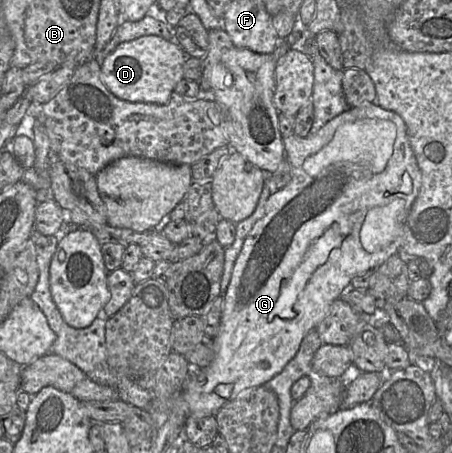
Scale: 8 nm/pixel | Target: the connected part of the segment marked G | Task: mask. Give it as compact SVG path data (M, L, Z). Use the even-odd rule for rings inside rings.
M376 103L363 104L359 107L349 108L341 113L315 134L310 134L304 138L292 134L282 139L284 158L291 166L291 180L284 188L270 195L265 204L262 217L255 222L253 228L246 236L242 249L236 258L231 279L223 297L219 332L213 338L213 360L206 367L190 367L189 365L187 378L177 393L166 400L159 400L155 397L152 400L148 412L153 421L155 433L165 424L170 416L215 416L224 405L233 401L245 390L263 386L271 378L280 373L286 364L296 355L303 338L308 332L315 330L319 323L327 316L332 303L336 299L341 298L346 290L351 287L351 281L355 276L366 271L373 271L389 257L400 253L404 225L421 188L422 173L409 143L406 124L397 113L386 110ZM404 173L408 173L412 179L413 188L408 195L400 192ZM358 210L367 212L363 225L352 222L352 214Z

